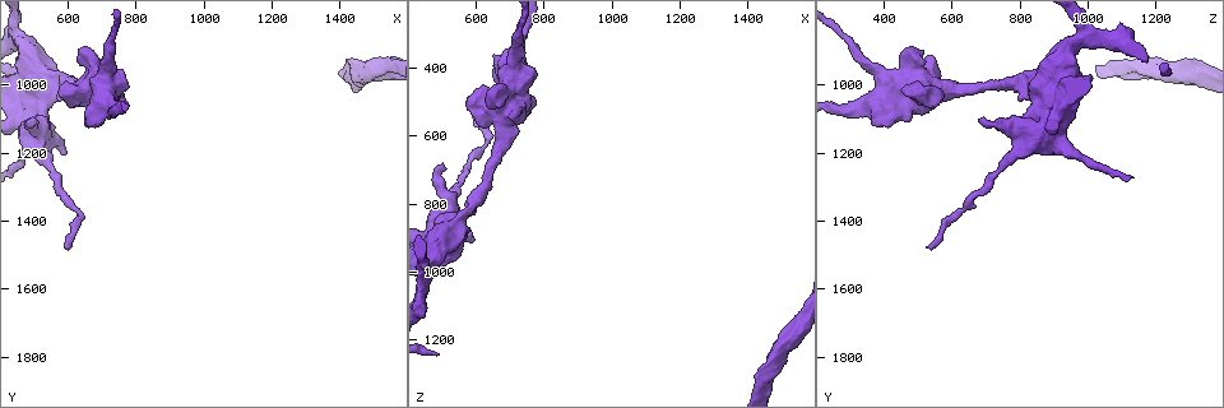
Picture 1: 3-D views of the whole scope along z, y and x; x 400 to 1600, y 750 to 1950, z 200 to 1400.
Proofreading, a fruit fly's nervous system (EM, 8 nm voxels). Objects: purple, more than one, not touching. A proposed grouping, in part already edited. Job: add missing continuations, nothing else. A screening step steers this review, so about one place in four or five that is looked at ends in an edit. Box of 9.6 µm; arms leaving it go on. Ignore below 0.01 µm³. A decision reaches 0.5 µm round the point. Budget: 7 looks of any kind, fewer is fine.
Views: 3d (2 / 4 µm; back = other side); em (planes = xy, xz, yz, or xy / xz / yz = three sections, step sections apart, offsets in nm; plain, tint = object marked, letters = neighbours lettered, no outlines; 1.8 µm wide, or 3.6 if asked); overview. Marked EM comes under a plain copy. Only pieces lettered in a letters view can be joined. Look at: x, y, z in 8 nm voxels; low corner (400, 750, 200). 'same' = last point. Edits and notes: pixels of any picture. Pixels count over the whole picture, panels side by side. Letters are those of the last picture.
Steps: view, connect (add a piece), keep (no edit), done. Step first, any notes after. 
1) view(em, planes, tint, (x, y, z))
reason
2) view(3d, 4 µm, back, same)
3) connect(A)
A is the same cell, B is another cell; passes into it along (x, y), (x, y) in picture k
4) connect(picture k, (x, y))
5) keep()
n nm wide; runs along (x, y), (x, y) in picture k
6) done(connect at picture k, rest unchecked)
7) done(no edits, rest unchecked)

view(3d, 2 µm, (510, 1100, 690))
an open end

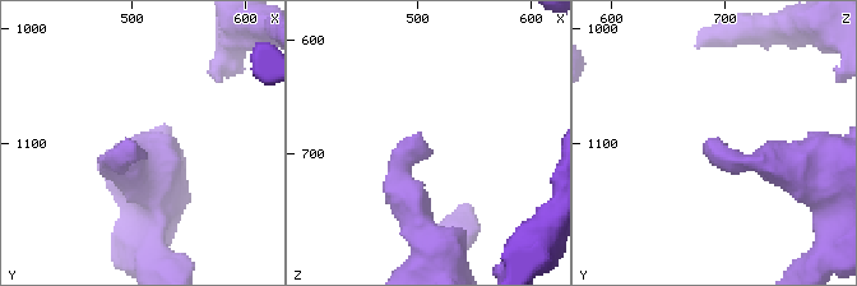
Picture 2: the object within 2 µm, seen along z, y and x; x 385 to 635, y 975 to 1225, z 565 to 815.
view(em, planes, letters, (504, 1104, 684))

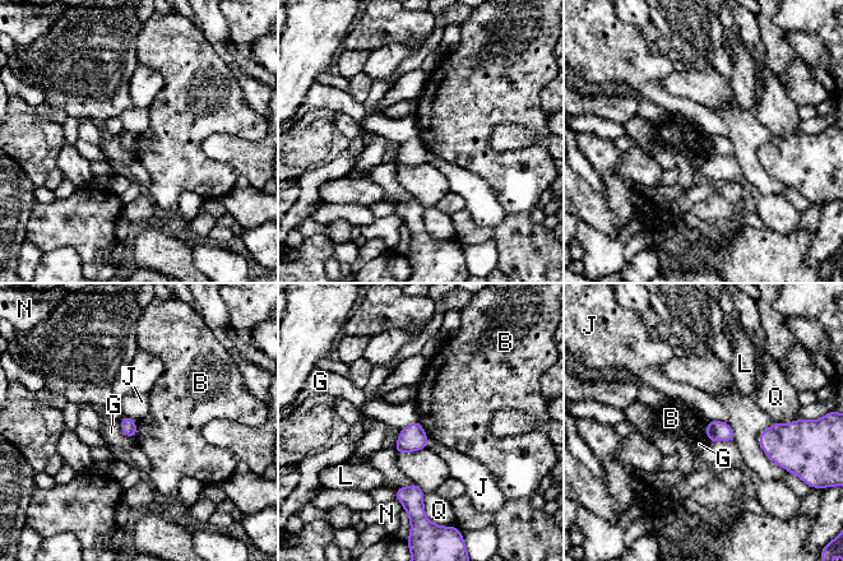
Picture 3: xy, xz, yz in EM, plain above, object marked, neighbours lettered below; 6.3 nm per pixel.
keep()
B, G, J, L, N and Q are other cells; border along (704, 422), (708, 439) in picture 3; no lettered piece goes on from it

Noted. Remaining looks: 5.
view(3d, 4 µm, (600, 1490, 520))
thin end

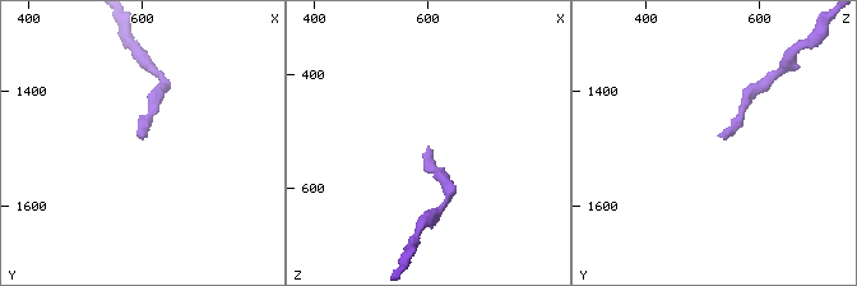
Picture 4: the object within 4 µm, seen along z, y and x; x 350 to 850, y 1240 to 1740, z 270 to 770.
view(em, yz, step 4, letters, (605, 1485, 525))
need the tissue

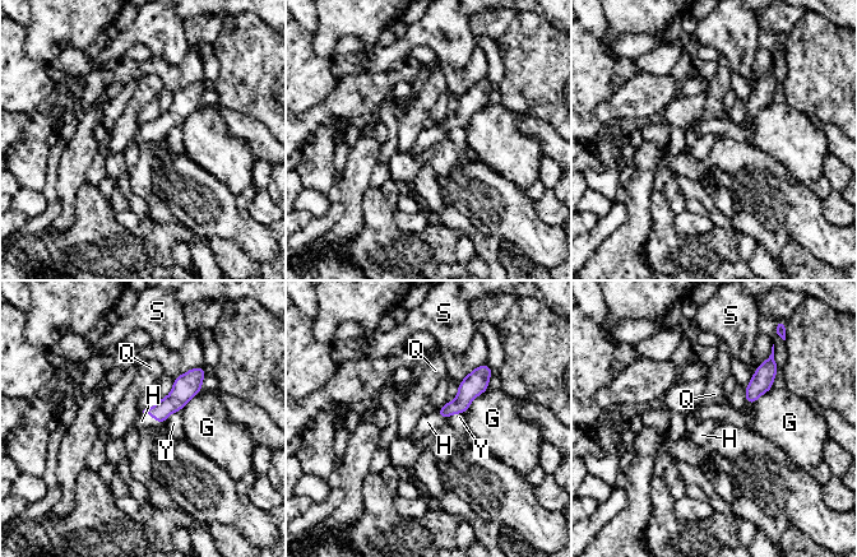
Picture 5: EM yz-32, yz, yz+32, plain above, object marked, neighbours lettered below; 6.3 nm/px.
view(em, planes, letters, same)

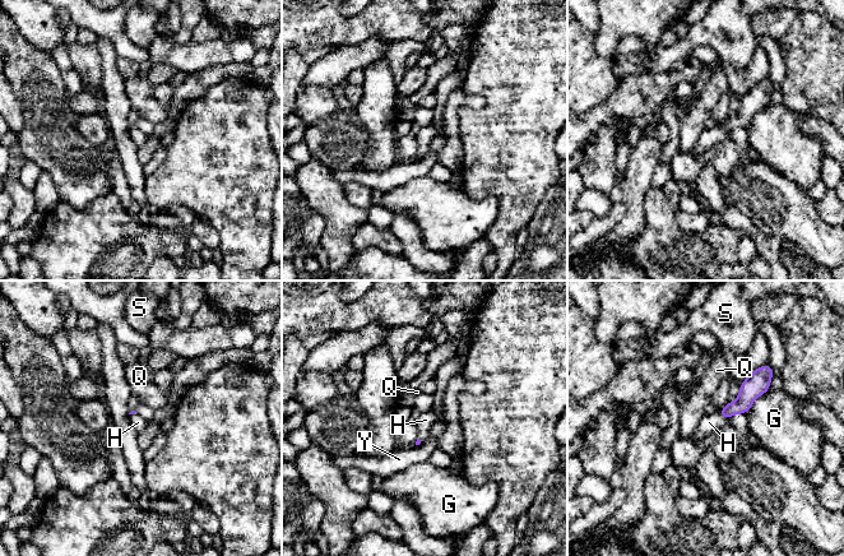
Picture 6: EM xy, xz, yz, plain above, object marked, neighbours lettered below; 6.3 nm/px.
connect(H)
H is the same cell, G, Q, S and Y are other cells; passes into it along (751, 388), (723, 416), (709, 422) in picture 6; it goes on there

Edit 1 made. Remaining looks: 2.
done(connect at picture 6, rest unchecked)

